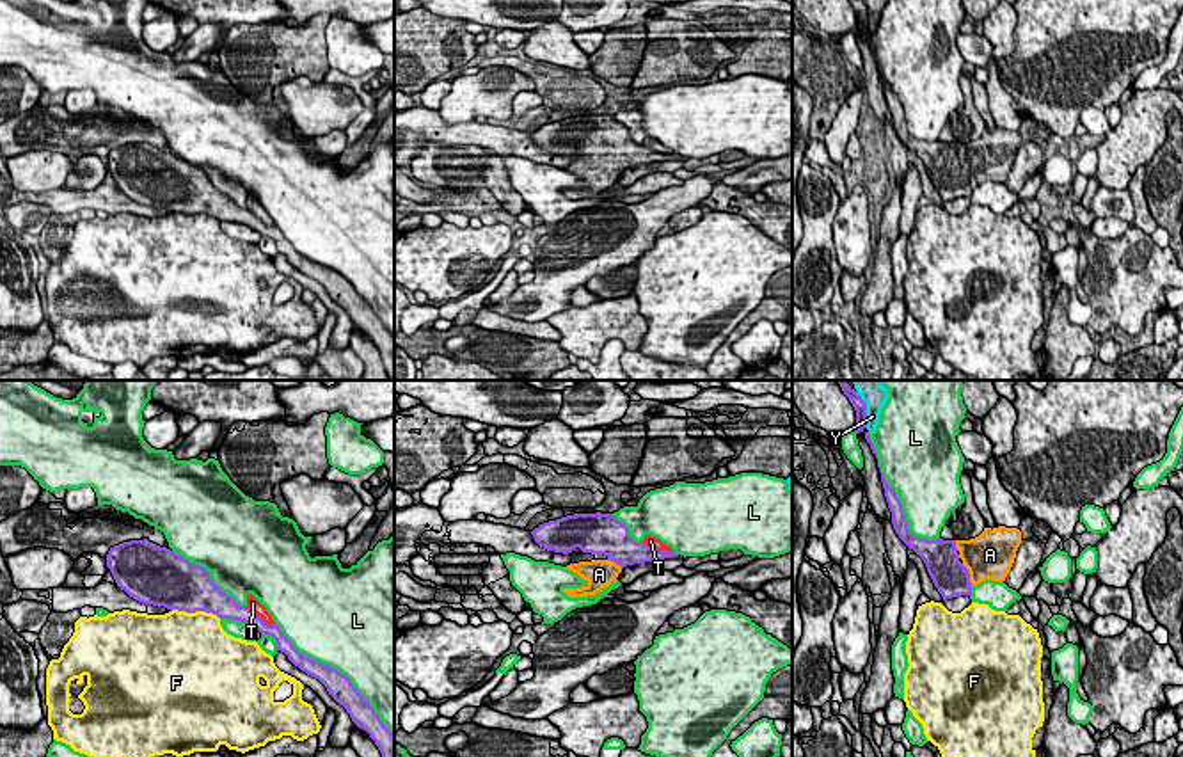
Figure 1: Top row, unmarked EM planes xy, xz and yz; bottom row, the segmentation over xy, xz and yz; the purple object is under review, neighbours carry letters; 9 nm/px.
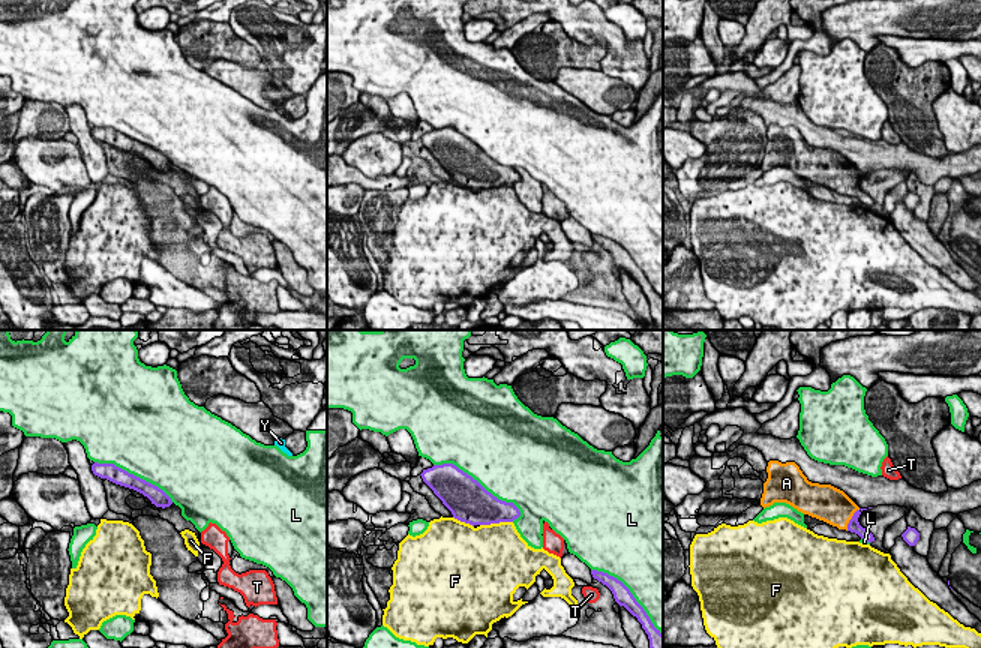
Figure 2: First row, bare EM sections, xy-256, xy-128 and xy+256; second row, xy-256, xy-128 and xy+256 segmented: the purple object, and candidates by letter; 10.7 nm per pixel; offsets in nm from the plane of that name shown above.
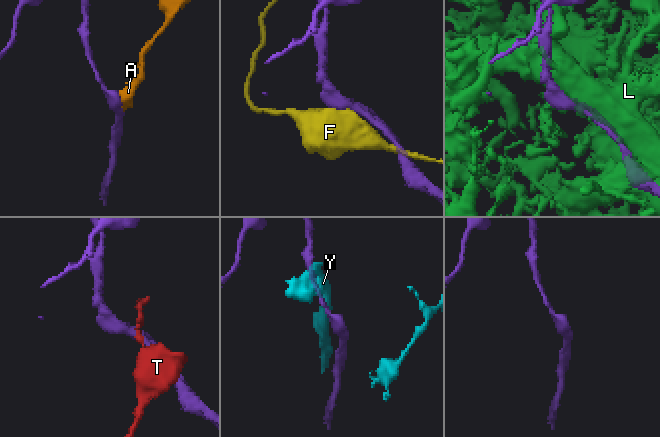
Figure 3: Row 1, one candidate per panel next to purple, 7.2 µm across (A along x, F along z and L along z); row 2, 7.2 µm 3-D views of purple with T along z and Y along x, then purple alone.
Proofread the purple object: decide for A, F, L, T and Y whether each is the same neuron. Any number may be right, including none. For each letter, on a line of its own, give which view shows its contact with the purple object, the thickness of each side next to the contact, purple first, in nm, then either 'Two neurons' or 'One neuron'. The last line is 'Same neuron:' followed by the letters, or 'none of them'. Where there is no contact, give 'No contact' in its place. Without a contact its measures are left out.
A: Touches purple in yz. Thickness 320 nm (purple) against 420 nm. One neuron
F: Touches purple in xy. Thickness 440 nm (purple) against 460 nm. Two neurons
L: Touches purple in xy. Thickness 220 nm (purple) against 480 nm. Two neurons
T: Touches purple in xy. Thickness 160 nm (purple) against 120 nm. Two neurons
Y: Touches purple in yz. Thickness 120 nm (purple) against 140 nm. Two neurons
Same neuron: A

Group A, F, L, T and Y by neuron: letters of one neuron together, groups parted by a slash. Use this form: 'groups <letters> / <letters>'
groups A / F / L / T / Y

